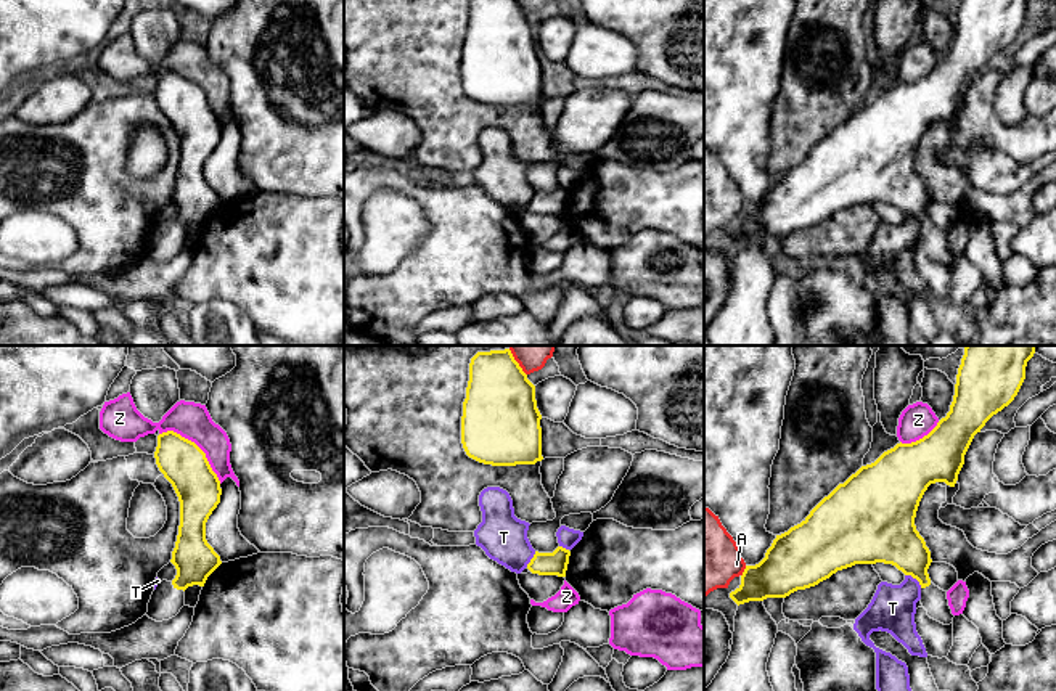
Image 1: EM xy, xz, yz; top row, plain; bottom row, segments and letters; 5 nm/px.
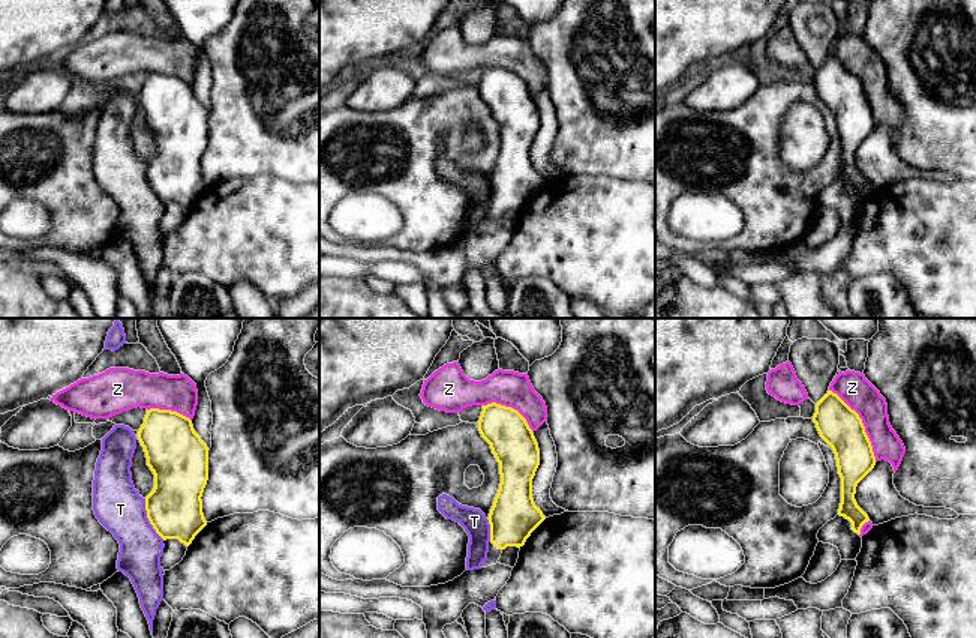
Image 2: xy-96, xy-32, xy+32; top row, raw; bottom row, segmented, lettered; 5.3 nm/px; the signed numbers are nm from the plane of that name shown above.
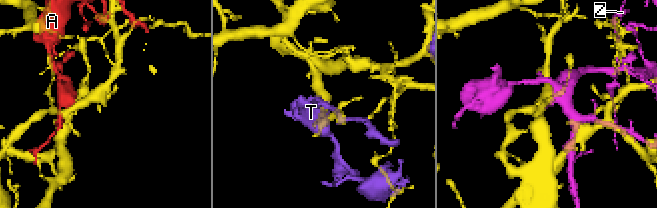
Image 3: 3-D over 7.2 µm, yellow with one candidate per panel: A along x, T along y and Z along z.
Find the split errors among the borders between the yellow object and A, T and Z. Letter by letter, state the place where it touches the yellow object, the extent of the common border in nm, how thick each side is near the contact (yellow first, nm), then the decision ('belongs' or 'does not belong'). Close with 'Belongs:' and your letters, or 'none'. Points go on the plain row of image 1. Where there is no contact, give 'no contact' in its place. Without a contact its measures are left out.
A: yz (744, 211) | 60 nm | 280/340 nm | does not belong
T: yz (915, 217) | 110 nm | 280/220 nm | does not belong
Z: xy (196, 85) | 400 nm | 220/180 nm | does not belong
Belongs: none

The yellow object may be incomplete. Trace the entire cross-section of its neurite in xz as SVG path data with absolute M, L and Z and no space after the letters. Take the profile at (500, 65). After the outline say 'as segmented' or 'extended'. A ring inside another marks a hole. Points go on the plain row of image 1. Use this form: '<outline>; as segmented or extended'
M471 0L461 56L466 95L492 106L542 101L535 26L516 0Z; as segmented

